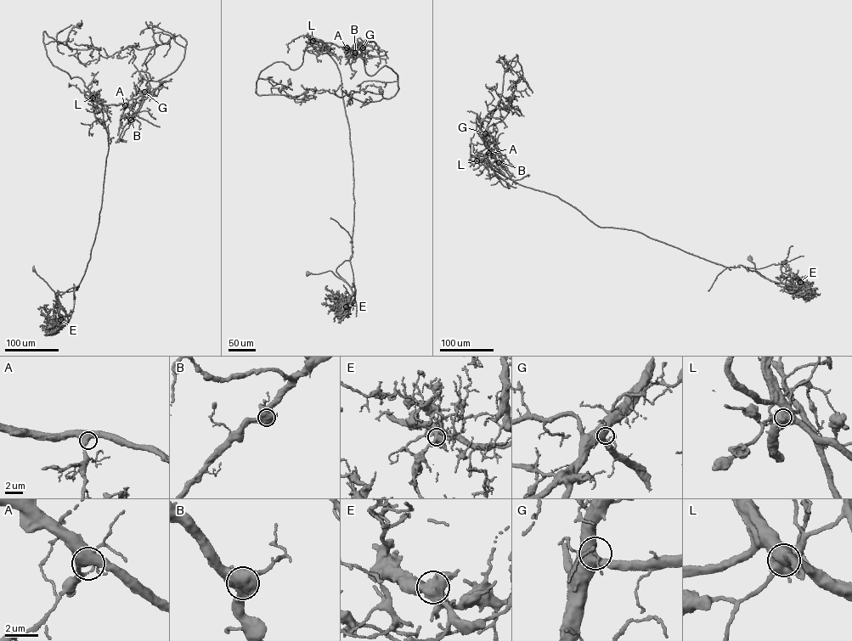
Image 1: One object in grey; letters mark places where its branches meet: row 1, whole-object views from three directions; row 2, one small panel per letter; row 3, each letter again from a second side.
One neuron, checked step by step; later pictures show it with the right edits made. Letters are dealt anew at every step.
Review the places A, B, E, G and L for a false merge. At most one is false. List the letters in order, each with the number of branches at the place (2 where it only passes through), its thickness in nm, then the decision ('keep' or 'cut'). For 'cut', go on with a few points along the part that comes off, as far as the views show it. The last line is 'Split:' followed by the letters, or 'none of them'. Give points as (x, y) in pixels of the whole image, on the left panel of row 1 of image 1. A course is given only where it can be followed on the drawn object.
A: 3 | 550 nm | keep
B: 3 | 700 nm | keep
E: 5 | 500 nm | keep
G: 5 | 480 nm | keep
L: 5 | 700 nm | cut | (93, 98), (109, 146), (90, 258), (78, 287), (58, 294), (67, 322), (58, 306), (37, 308)
Split: L

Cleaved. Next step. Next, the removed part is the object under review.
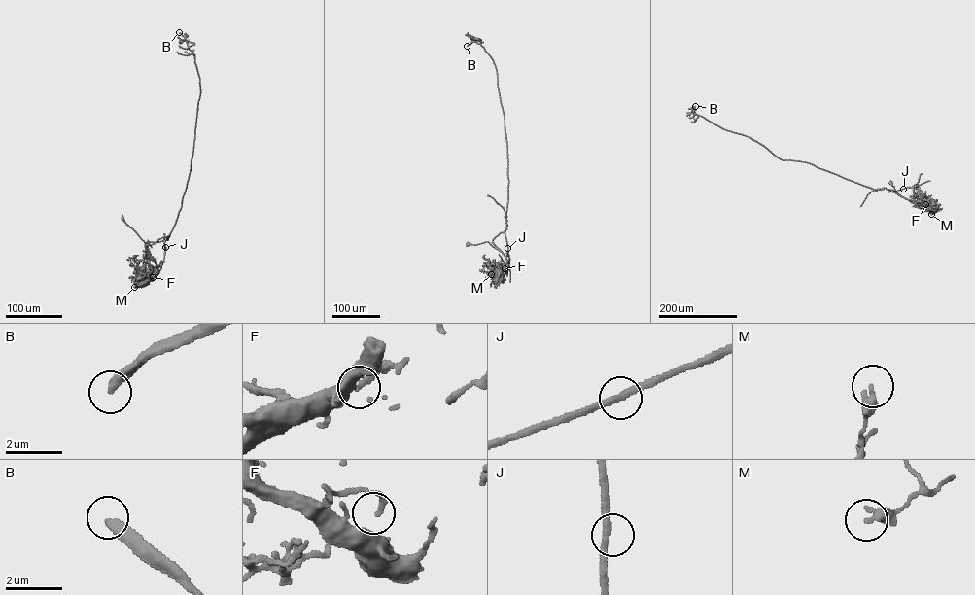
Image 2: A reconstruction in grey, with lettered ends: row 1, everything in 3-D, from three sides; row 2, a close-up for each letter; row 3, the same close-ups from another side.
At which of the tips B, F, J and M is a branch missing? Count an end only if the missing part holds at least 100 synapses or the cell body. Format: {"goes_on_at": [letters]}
{"goes_on_at": ["B"]}

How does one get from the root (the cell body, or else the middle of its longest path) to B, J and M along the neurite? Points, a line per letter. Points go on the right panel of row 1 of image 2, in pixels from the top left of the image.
B: (890, 183), (909, 199), (808, 162), (781, 159), (750, 137), (698, 115), (695, 106)
J: (890, 183), (895, 192), (909, 199), (889, 190), (903, 189)
M: (890, 183), (895, 192), (904, 197), (932, 209), (931, 214)

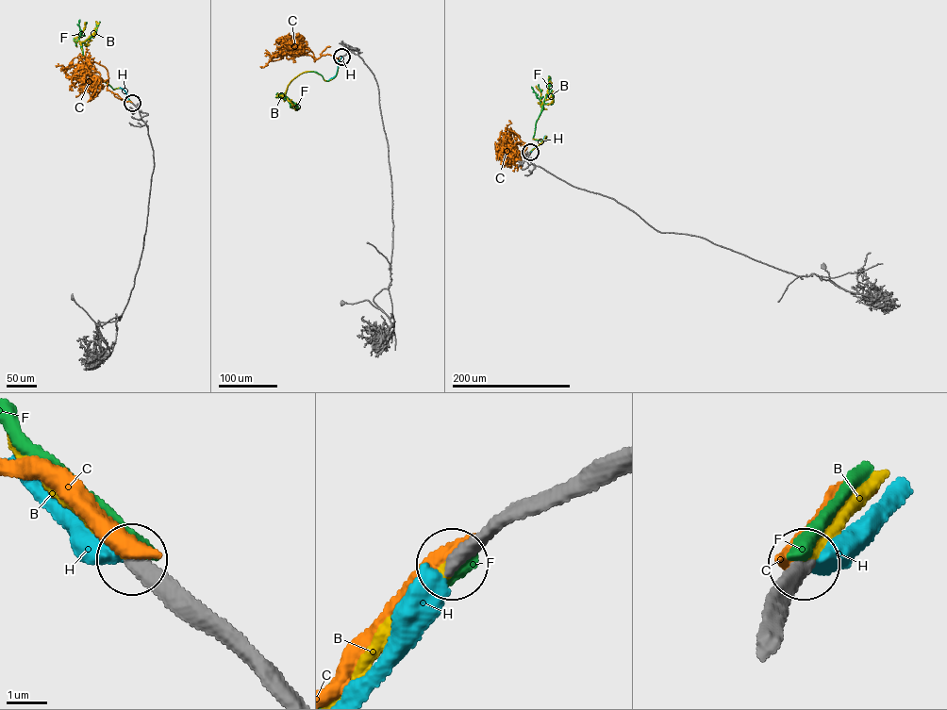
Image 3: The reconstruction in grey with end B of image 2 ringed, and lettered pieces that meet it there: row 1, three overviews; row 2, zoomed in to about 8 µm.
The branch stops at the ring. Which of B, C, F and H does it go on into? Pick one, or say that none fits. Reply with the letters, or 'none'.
B

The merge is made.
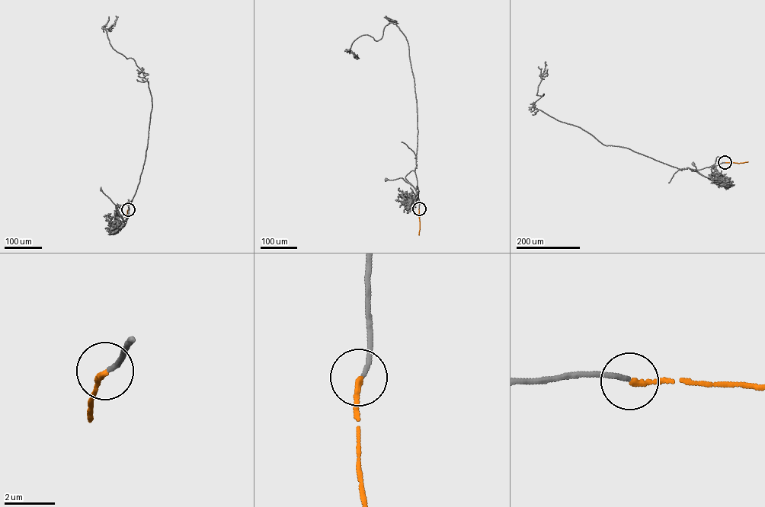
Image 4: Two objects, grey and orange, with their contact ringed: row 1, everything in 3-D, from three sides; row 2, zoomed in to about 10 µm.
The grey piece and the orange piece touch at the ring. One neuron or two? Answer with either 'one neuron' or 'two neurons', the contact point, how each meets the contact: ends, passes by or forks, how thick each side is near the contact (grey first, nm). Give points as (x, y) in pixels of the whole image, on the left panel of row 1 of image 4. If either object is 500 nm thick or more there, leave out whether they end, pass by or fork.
one neuron | (128, 209) | grey ends | orange ends | 170/200 nm

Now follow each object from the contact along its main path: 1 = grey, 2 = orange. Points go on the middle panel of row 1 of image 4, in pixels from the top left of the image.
1: (419, 208), (418, 190), (417, 194), (414, 188), (401, 178), (385, 180)
2: (418, 208), (418, 235)

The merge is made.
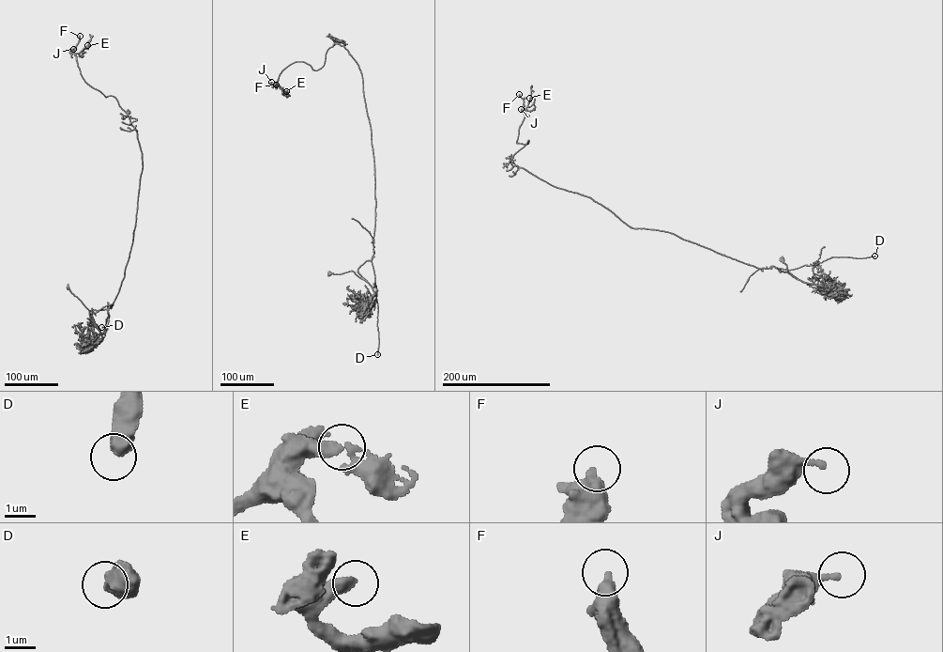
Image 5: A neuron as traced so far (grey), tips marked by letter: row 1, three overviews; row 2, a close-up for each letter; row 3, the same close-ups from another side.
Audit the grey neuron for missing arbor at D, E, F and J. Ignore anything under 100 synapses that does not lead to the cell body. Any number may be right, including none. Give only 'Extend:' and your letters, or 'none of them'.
Extend: none of them

